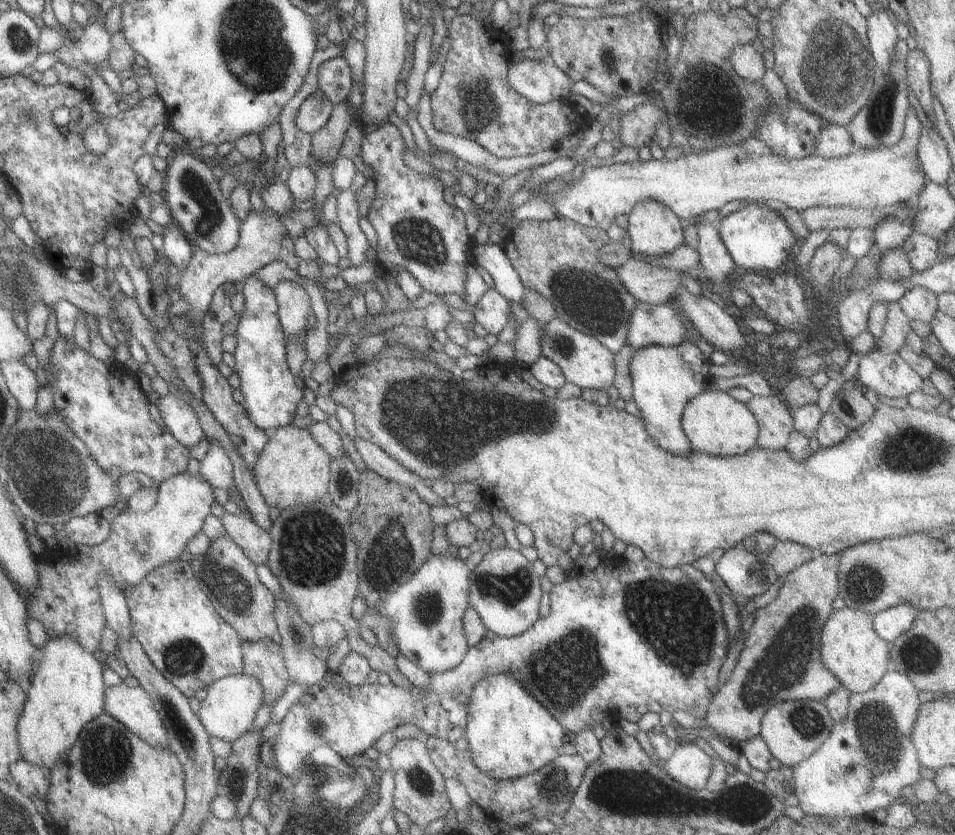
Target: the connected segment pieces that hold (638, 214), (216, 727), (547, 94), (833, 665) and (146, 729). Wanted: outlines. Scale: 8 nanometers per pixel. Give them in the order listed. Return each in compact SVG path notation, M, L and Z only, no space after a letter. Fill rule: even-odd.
M653 199L636 202L627 213L628 223L624 224L626 234L631 241L631 252L642 255L657 256L667 254L682 243L682 229L679 217L673 214L663 203Z
M239 673L214 680L205 688L205 698L200 701L199 710L193 714L210 737L217 737L232 743L250 730L255 713L262 706L263 691L259 681L251 675Z
M526 59L510 63L506 79L509 88L535 104L566 99L573 94L569 90L572 80L549 59L541 62Z
M856 608L833 610L822 624L819 637L820 661L850 693L860 693L875 686L889 669L890 642L879 638L872 629L872 615Z
M123 681L104 688L103 713L120 722L152 747L167 747L168 740L151 698L141 686L127 687Z

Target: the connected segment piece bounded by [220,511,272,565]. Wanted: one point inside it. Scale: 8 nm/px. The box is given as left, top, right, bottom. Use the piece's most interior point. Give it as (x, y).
(254, 543)

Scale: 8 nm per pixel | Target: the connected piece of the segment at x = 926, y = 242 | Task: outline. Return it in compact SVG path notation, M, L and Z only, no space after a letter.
M913 231L903 242L902 249L907 255L913 271L927 270L938 262L938 242L931 237Z

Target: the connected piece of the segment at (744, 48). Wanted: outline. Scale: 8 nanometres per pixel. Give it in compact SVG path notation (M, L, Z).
M750 43L736 46L730 52L729 64L737 76L749 82L760 82L766 71L761 55L753 49Z

